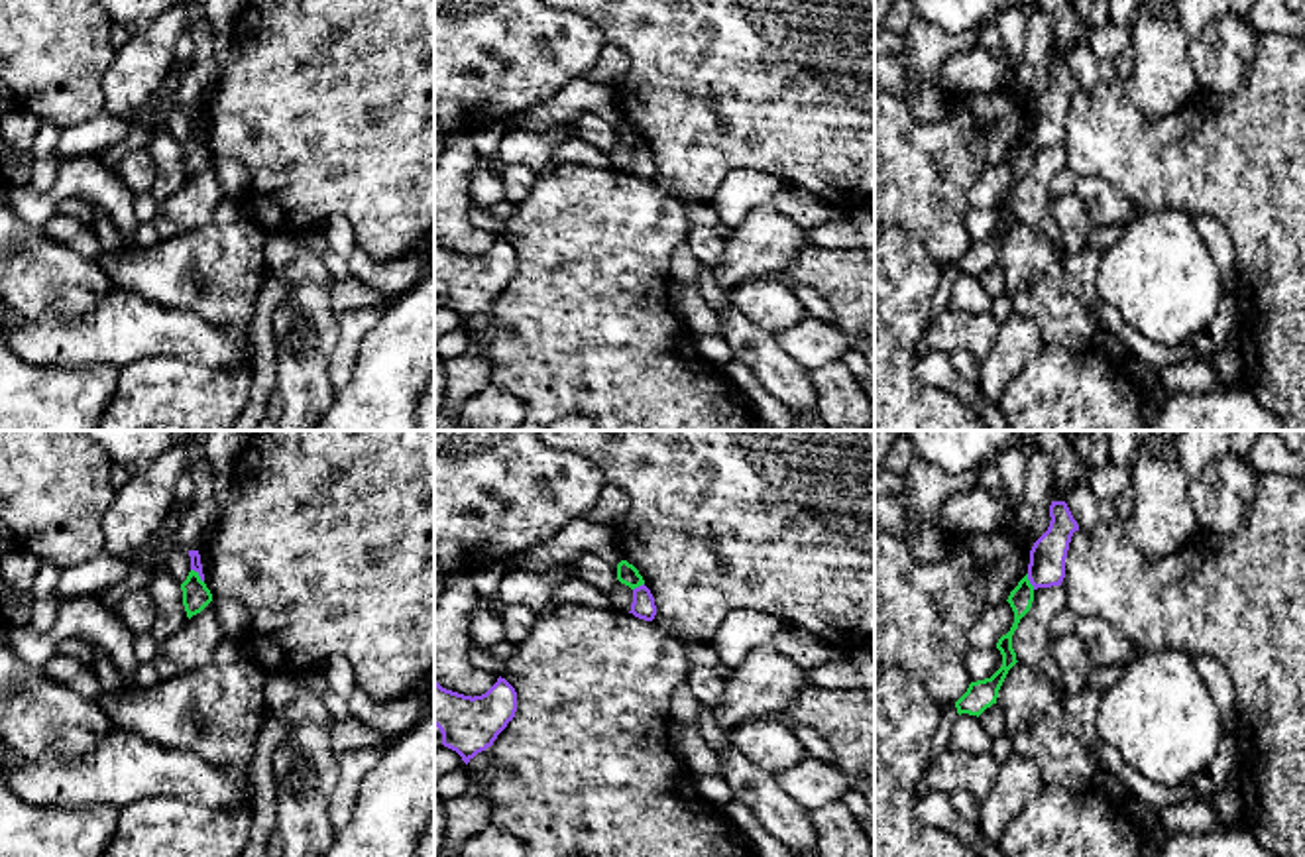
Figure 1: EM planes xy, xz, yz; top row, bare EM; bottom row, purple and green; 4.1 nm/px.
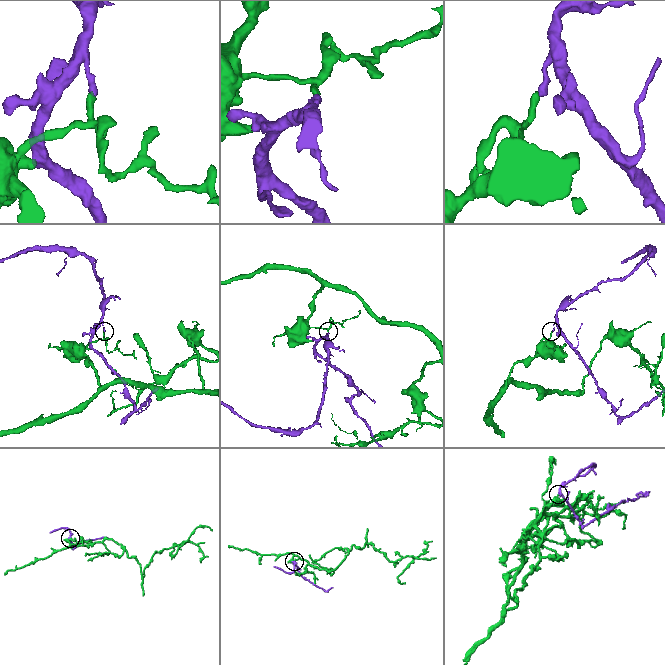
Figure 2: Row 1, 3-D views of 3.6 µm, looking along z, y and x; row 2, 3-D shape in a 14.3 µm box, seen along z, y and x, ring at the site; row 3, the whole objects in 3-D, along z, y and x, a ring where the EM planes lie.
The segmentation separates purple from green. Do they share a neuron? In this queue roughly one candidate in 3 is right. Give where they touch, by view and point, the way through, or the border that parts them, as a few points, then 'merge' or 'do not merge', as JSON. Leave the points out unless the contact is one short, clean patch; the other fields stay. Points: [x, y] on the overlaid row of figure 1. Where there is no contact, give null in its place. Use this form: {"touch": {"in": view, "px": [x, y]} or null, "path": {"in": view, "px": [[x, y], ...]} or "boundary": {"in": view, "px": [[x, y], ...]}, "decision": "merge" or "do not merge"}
{"touch": {"in": "xy", "px": [199, 574]}, "boundary": {"in": "xy", "px": [[191, 569], [203, 582]]}, "decision": "do not merge"}

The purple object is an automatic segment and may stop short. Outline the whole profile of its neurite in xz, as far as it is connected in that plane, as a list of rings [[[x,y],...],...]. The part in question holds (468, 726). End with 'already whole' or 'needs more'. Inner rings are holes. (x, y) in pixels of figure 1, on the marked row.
[[[501,676],[474,698],[446,690],[434,678],[434,725],[442,733],[442,745],[456,751],[466,765],[493,745],[515,712],[517,692]]]; already whole

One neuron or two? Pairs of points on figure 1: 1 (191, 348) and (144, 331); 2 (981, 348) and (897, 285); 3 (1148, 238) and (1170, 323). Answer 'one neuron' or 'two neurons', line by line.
1: one neuron
2: two neurons
3: one neuron

